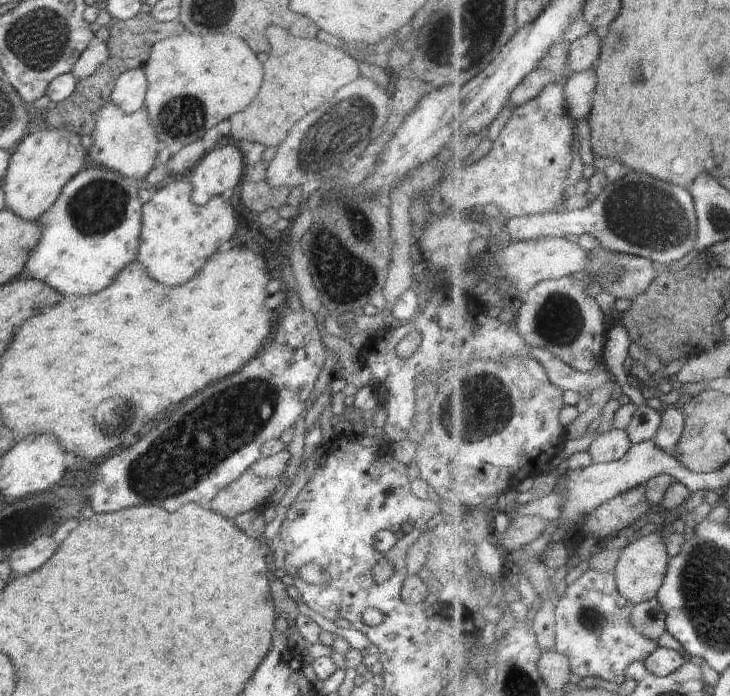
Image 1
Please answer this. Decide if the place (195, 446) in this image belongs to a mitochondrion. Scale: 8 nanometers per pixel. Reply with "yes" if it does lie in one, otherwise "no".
yes

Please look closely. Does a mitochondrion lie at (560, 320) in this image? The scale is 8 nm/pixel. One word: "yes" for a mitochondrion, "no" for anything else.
yes

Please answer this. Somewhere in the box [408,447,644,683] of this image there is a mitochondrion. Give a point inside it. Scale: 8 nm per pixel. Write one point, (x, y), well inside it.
(590, 617)

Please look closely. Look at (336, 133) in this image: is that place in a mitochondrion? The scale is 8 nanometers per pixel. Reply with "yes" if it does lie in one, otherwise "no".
yes

